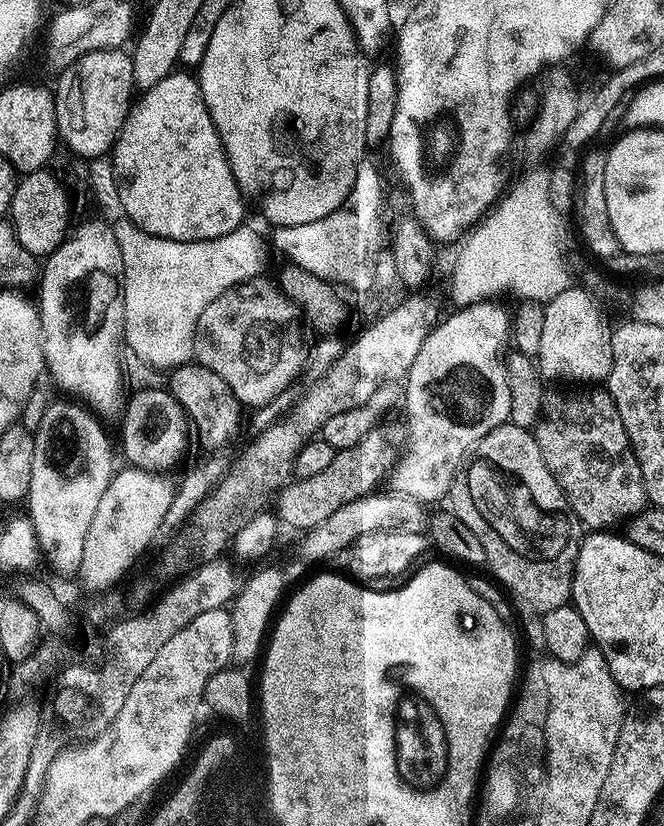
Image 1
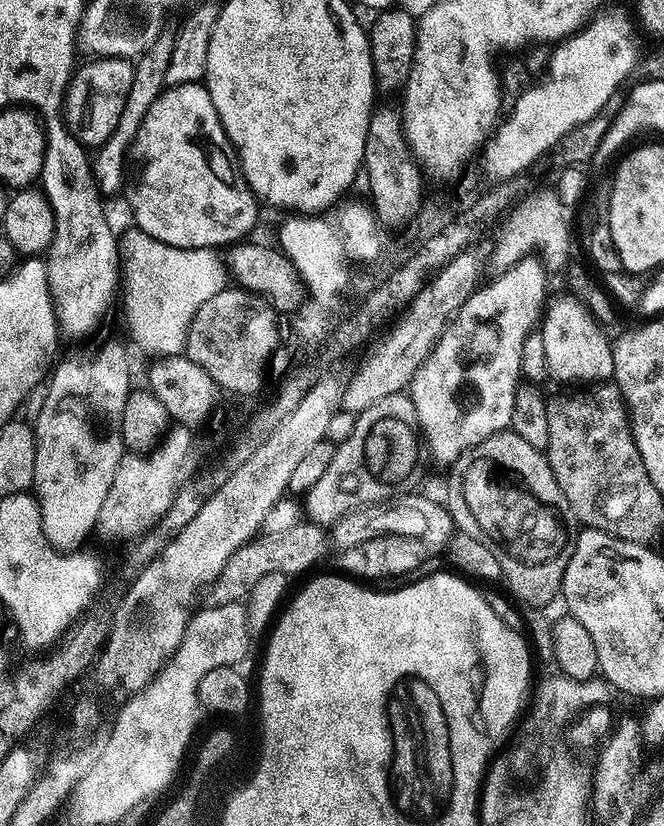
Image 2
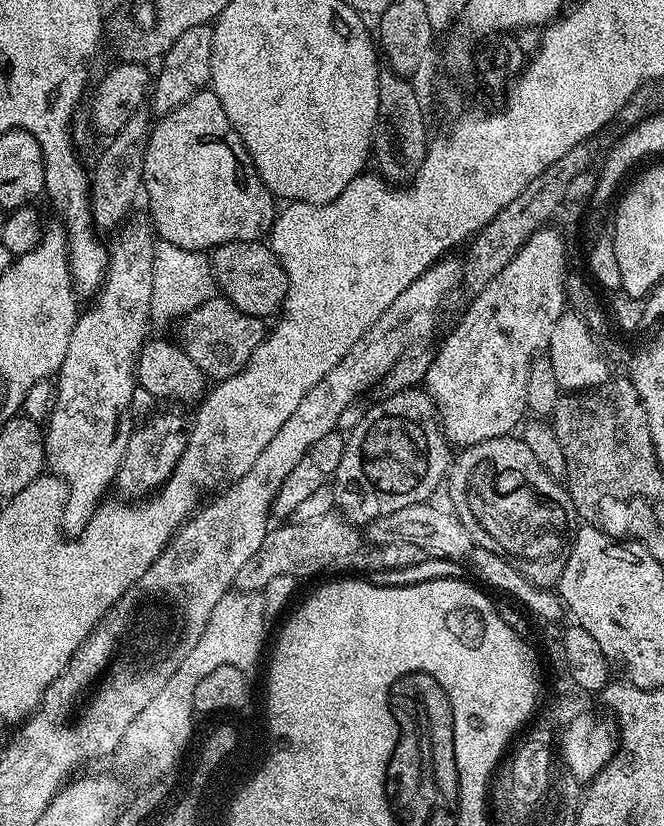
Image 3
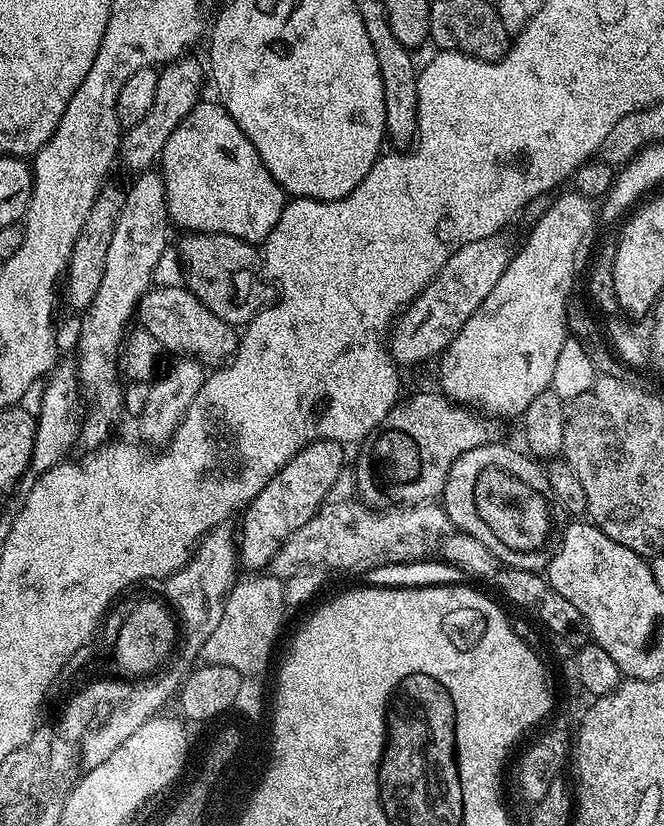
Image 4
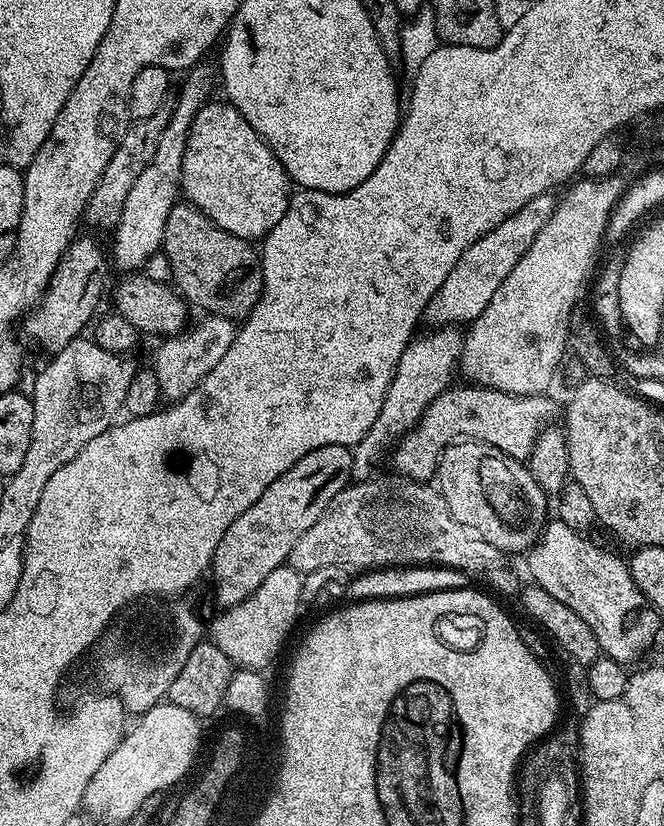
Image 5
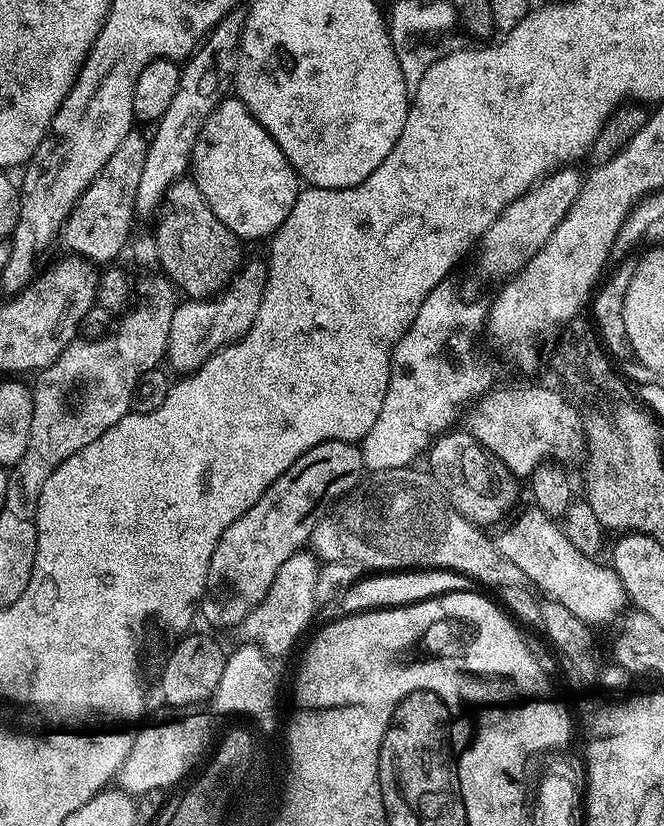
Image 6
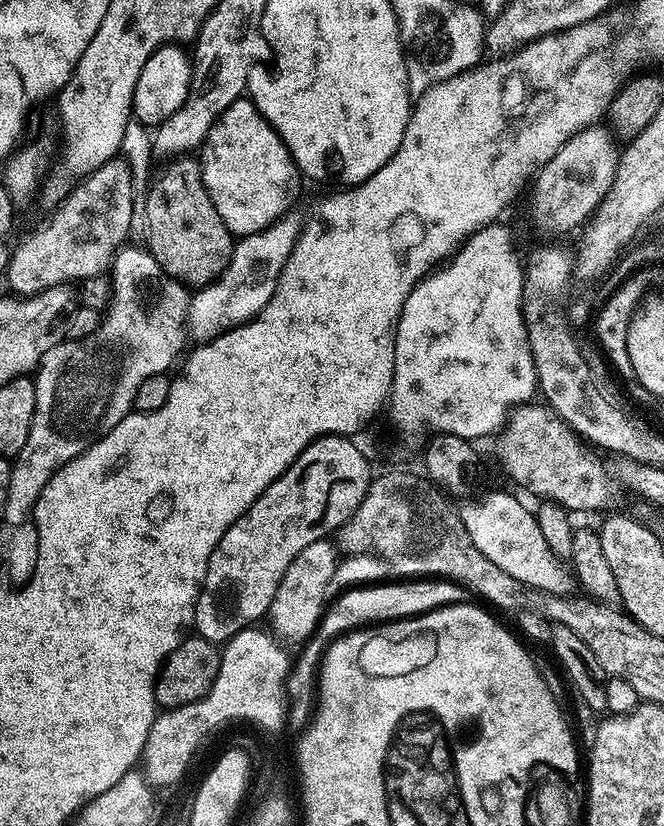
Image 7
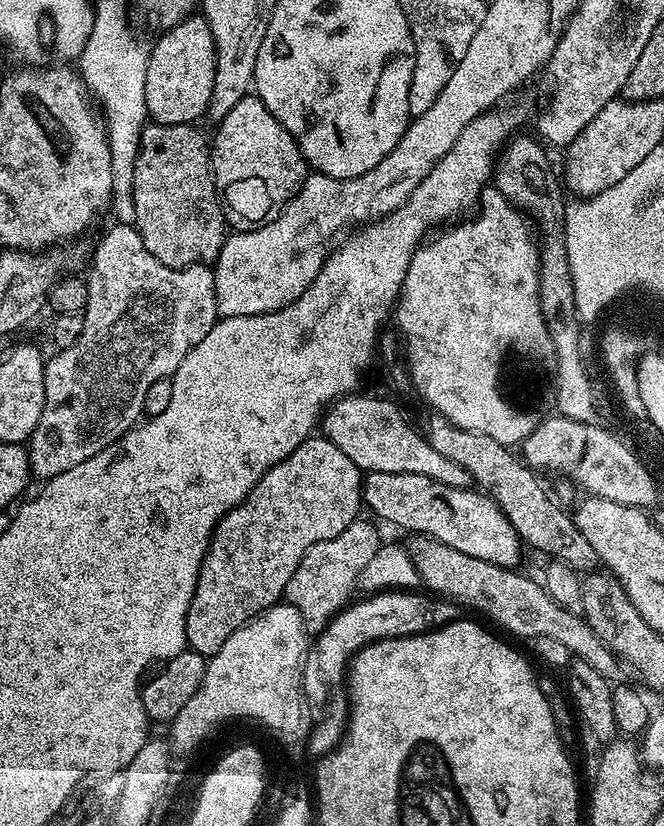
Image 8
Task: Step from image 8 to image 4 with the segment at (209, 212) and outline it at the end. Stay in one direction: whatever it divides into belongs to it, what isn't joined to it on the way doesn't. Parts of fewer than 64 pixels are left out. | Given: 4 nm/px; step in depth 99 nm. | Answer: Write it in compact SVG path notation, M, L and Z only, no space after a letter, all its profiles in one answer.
M189 232L181 237L178 255L184 266L188 291L196 295L215 316L241 322L255 316L262 307L260 299L264 296L265 284L258 267L257 249L245 240L217 232Z

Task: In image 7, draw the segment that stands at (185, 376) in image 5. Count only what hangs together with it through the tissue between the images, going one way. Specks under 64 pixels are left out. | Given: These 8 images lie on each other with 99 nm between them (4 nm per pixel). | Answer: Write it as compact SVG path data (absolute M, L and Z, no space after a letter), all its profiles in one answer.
M289 210L280 219L260 232L239 237L232 246L232 261L211 284L193 291L188 306L188 330L191 339L207 342L240 324L256 319L270 302L290 254L300 237L302 220L296 210Z

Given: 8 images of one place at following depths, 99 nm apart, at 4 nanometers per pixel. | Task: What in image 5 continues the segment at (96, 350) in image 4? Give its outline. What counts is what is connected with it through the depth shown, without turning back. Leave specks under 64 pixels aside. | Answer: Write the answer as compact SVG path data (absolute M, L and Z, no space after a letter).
M201 62L187 73L180 97L176 106L172 106L166 130L158 138L158 150L154 150L154 158L142 174L134 181L134 190L126 194L126 206L122 206L122 218L114 229L116 237L112 240L112 252L116 255L116 264L121 273L132 274L143 269L153 255L161 251L166 230L166 218L170 218L170 210L178 202L180 192L180 175L182 174L182 158L186 154L188 131L204 104L213 99L212 91L218 88L218 72L208 62Z

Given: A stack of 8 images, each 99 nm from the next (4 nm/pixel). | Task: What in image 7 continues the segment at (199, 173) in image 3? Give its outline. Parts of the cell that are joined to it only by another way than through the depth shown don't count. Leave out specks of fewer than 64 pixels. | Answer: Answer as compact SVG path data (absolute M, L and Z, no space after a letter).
M247 98L236 100L210 126L198 149L202 182L233 237L239 238L269 228L293 207L302 177L282 138Z

